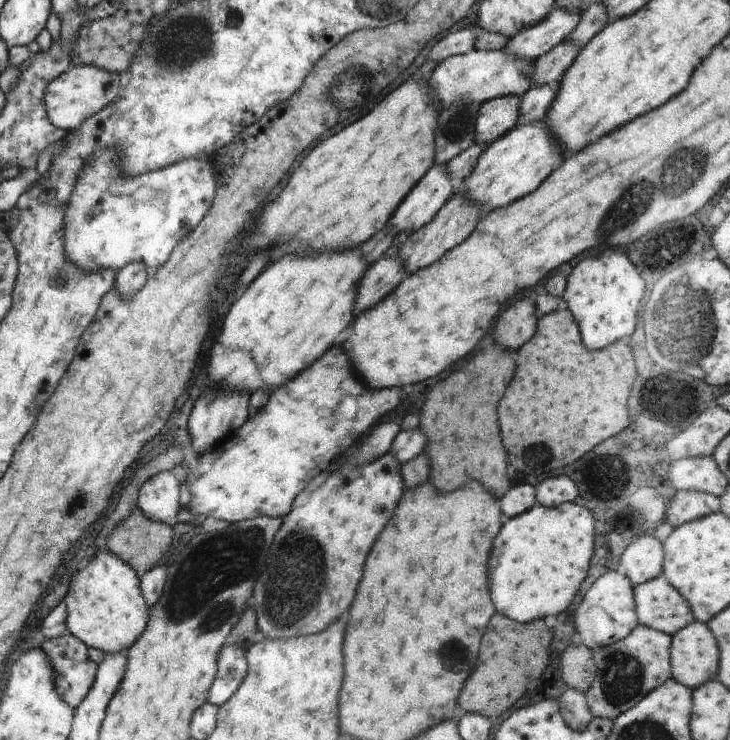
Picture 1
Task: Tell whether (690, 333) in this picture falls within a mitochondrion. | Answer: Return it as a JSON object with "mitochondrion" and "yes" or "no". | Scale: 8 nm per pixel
{"mitochondrion":"yes"}

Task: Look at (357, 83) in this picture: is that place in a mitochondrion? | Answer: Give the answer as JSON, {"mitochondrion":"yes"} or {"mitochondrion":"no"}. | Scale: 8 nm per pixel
{"mitochondrion":"yes"}

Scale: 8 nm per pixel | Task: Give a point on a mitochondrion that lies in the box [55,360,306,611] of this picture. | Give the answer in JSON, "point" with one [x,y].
{"point":[75,503]}

